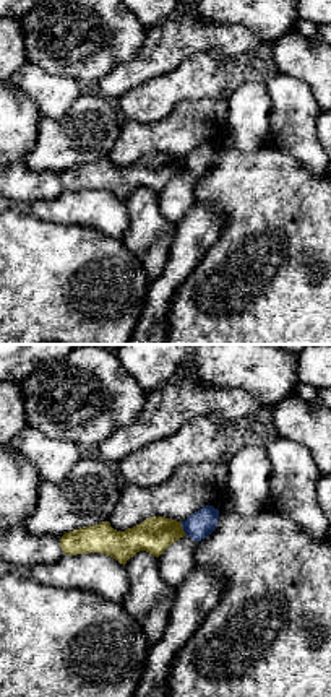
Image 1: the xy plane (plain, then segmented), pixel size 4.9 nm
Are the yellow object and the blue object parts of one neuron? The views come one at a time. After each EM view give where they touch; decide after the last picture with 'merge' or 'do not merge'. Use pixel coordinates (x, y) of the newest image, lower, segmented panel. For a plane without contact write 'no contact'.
contact (182, 528)

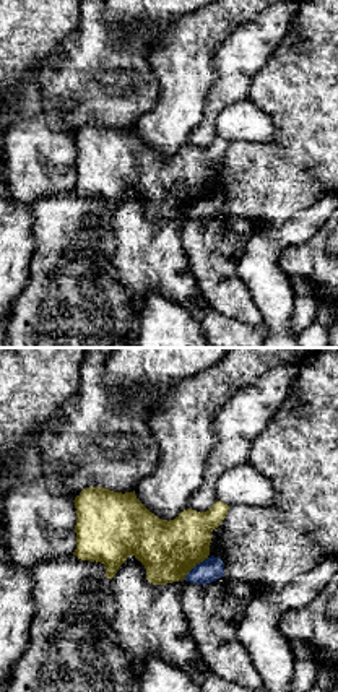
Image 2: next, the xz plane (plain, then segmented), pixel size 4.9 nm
contact (195, 564)

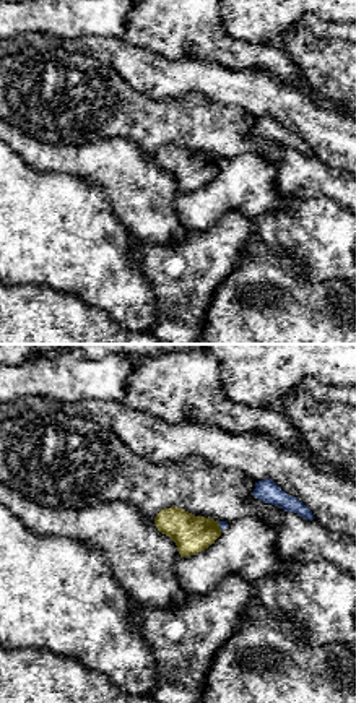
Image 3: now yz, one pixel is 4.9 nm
contact (218, 526)

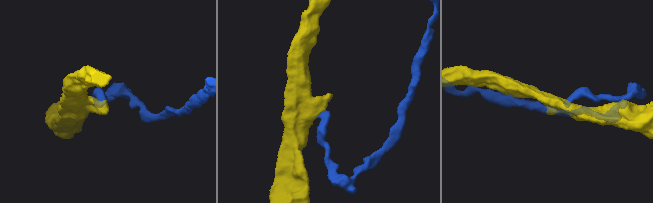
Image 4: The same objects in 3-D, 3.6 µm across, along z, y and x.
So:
do not merge

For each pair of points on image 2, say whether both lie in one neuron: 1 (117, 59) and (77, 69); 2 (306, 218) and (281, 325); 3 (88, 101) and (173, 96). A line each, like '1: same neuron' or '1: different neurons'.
1: same neuron
2: same neuron
3: different neurons

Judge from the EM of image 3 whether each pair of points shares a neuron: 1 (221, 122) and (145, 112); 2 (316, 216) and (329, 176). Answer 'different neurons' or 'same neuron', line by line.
1: same neuron
2: different neurons

